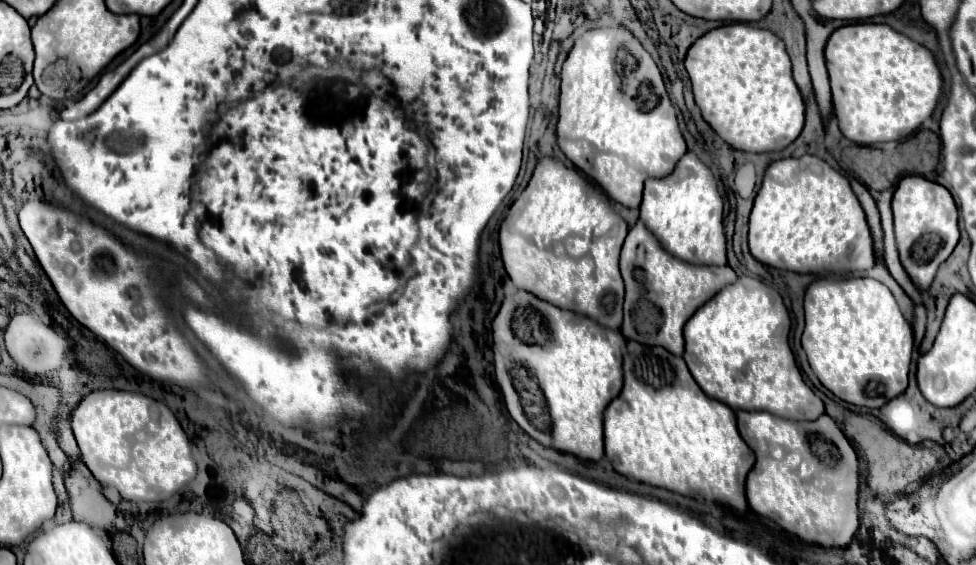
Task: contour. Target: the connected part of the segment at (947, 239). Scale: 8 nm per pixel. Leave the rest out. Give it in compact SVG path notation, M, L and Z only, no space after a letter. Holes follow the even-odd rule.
M904 176L898 182L898 188L892 198L894 212L894 234L896 246L902 258L902 264L920 290L928 290L938 266L952 254L954 246L960 240L958 230L958 210L952 200L952 194L922 176ZM926 266L926 268L922 268Z

